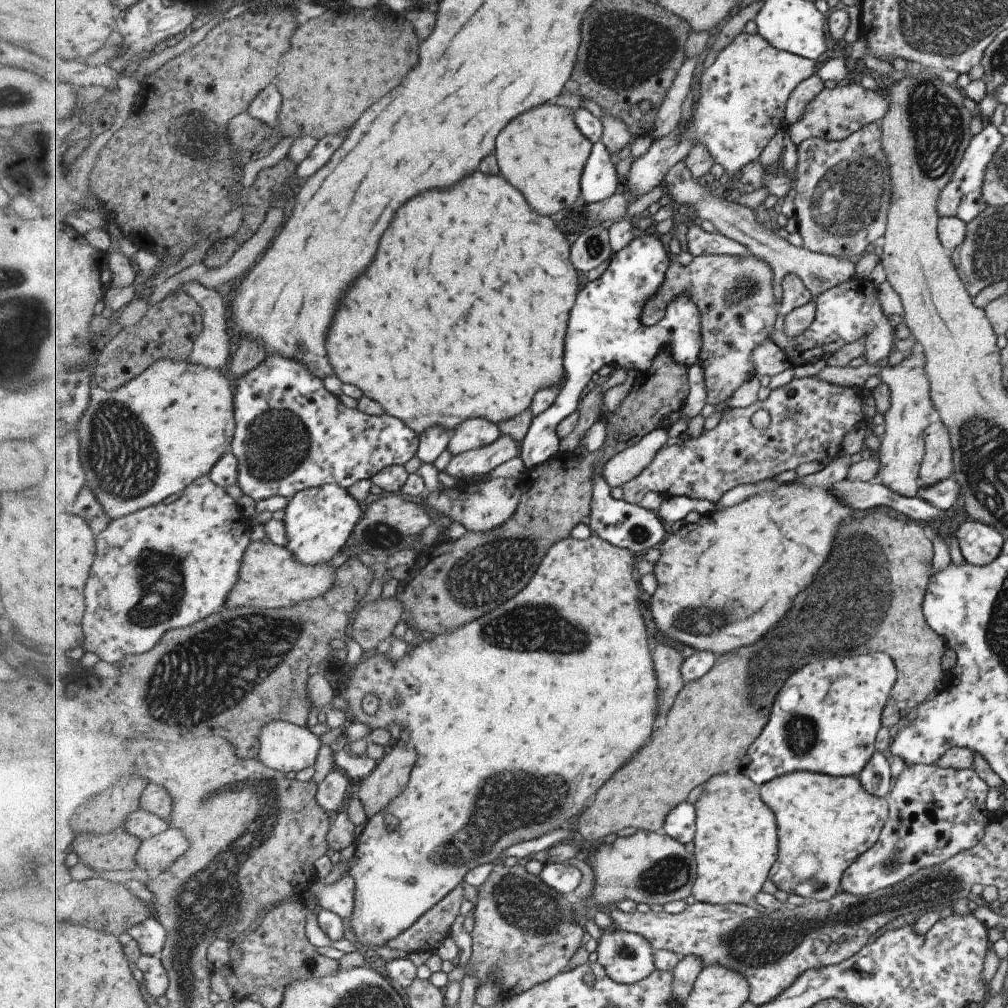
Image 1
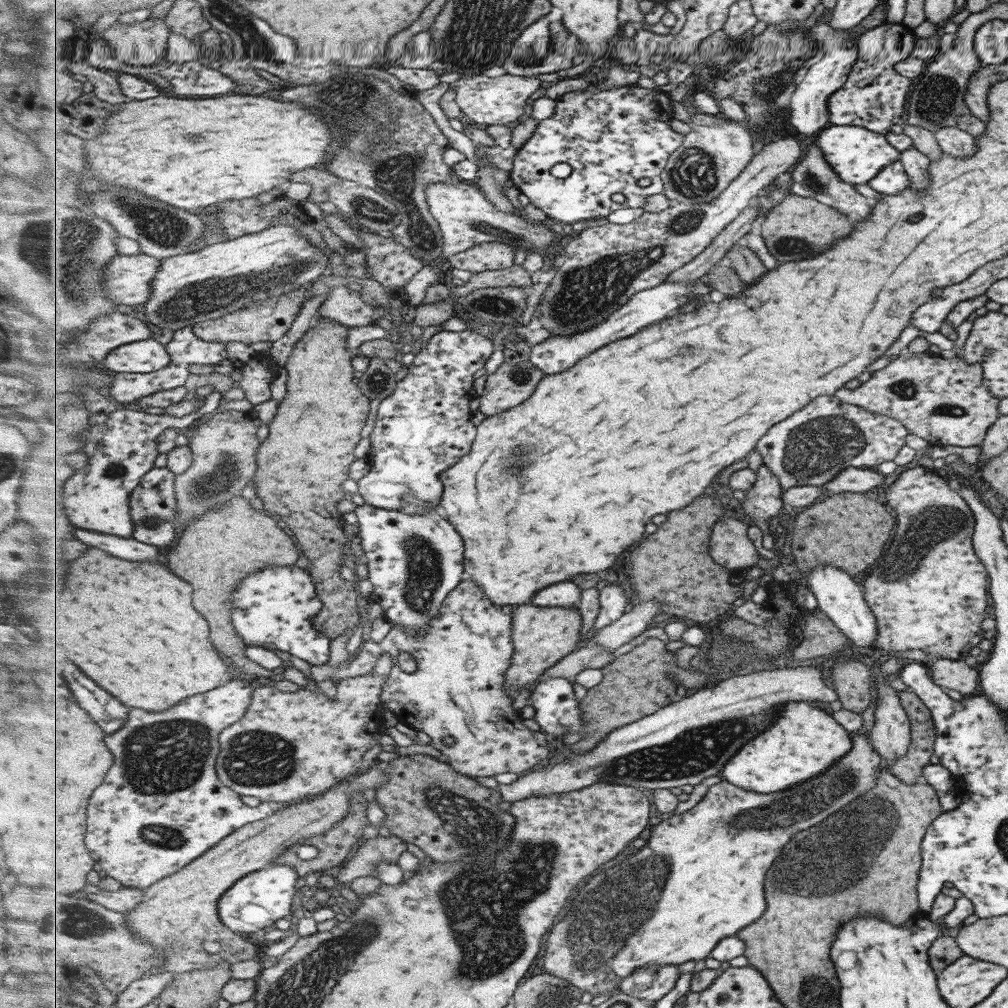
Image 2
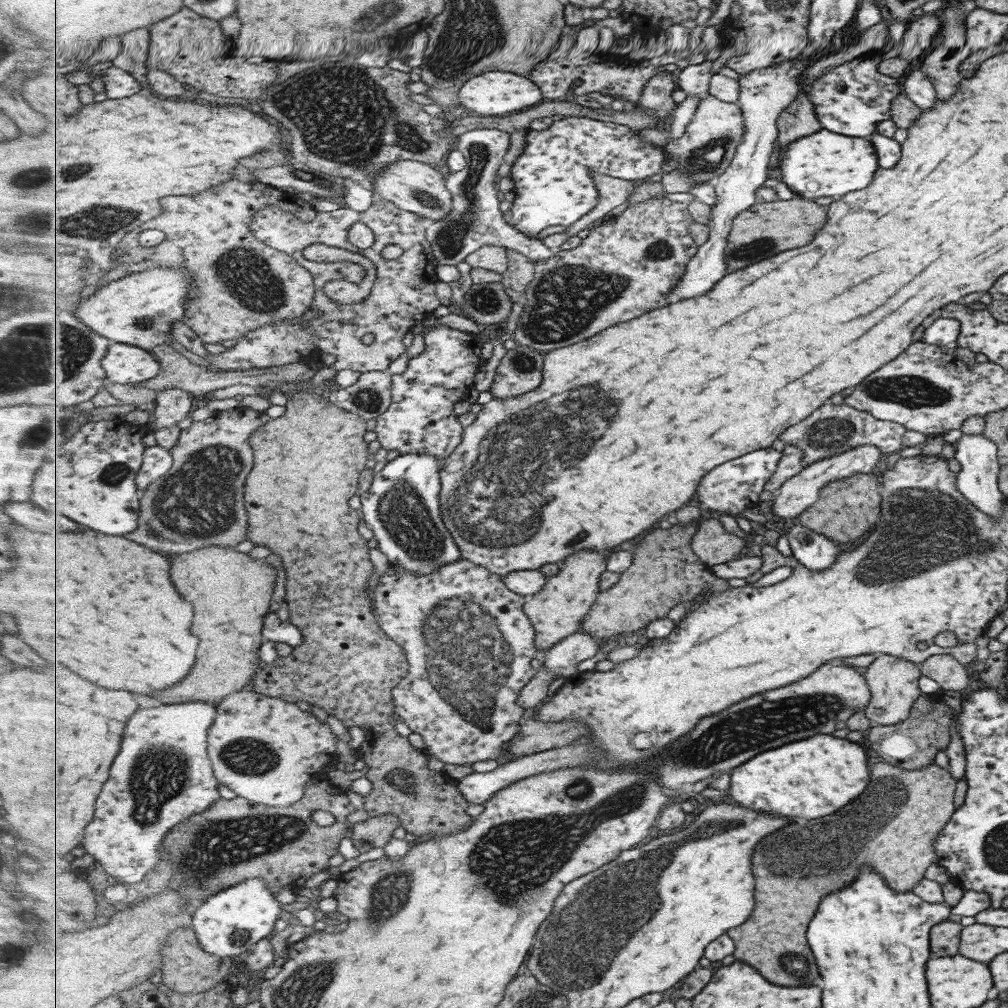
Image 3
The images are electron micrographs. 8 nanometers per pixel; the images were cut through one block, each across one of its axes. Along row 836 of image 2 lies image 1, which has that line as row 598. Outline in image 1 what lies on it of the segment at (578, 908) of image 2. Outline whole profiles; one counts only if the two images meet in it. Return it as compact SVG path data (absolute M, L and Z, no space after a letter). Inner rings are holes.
M795 479L792 481L780 483L773 491L751 495L743 500L741 504L703 514L695 524L688 524L686 529L680 530L677 534L672 534L665 543L661 544L662 558L655 564L654 571L658 587L649 598L649 609L652 612L652 620L656 626L655 635L658 631L667 638L674 637L677 642L690 647L693 652L709 650L709 652L715 652L715 654L721 656L726 653L733 653L733 650L756 644L763 640L771 630L775 630L781 622L785 621L787 612L792 612L791 604L793 604L795 596L813 582L813 574L817 572L817 566L821 566L825 562L825 556L829 554L827 548L829 548L829 544L833 540L833 532L835 532L837 524L843 518L847 518L849 514L855 514L854 512L857 511L851 506L843 506L845 502L841 502L841 498L837 498L829 487L814 486L813 488L805 488L800 484L795 484Z

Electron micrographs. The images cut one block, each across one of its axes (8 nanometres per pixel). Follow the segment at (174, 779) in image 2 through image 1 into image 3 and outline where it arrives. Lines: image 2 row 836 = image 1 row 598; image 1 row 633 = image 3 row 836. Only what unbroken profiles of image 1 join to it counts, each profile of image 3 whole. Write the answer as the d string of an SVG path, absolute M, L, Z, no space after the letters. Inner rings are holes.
M201 701L165 704L165 706L159 706L159 708L143 708L137 714L133 714L133 718L129 720L129 726L125 728L125 742L123 742L123 748L121 748L121 758L117 758L117 762L113 764L113 778L110 776L109 780L104 784L104 789L101 791L100 798L96 804L96 817L87 826L84 843L82 844L82 850L97 858L109 876L115 878L117 882L134 886L141 882L143 878L147 877L152 868L161 863L165 836L175 826L179 826L183 820L209 811L221 799L221 794L219 794L220 782L217 780L212 759L209 758L208 753L209 728L213 726L213 722L217 718L217 708L218 706L213 705L213 703Z

